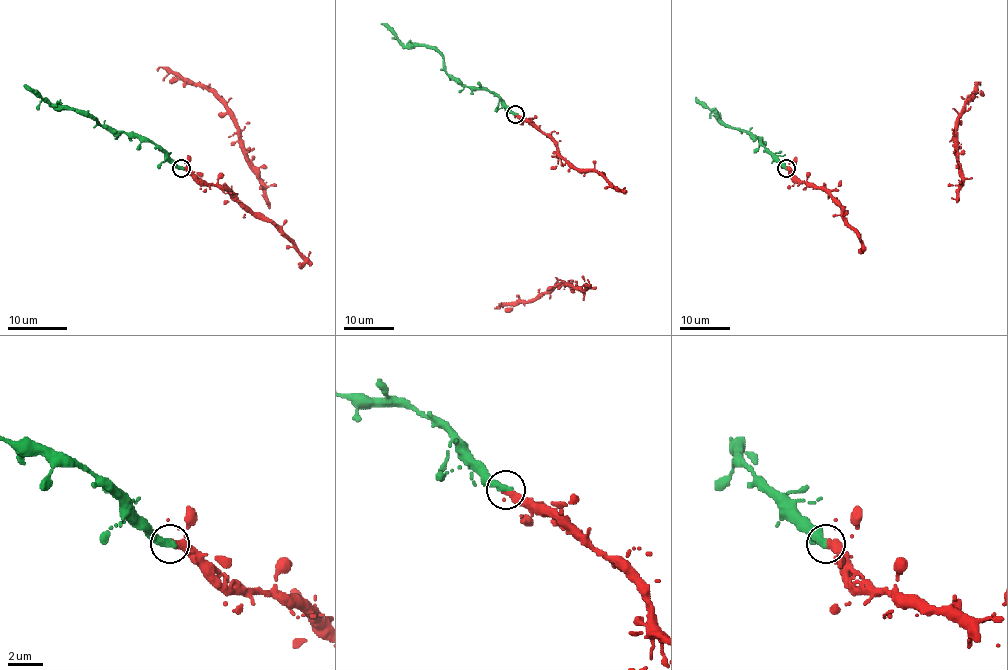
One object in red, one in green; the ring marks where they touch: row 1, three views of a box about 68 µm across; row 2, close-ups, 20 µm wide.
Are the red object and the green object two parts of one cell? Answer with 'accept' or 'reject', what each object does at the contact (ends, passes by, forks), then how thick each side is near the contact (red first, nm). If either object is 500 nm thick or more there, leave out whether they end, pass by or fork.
accept; red ends; green ends; calibres 440 and 440 nm

